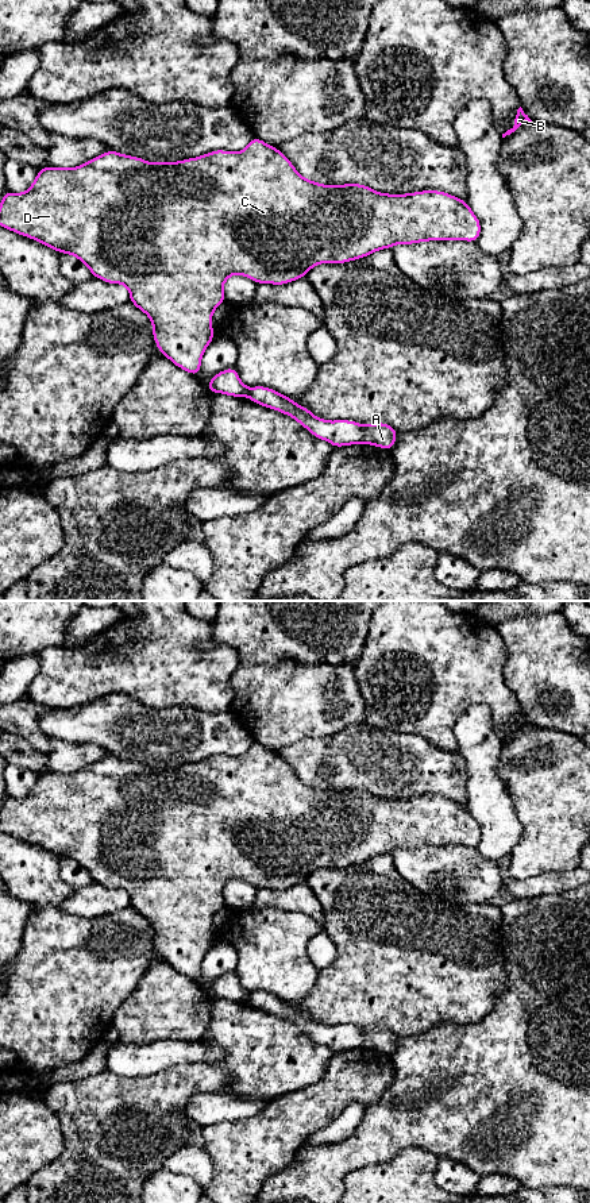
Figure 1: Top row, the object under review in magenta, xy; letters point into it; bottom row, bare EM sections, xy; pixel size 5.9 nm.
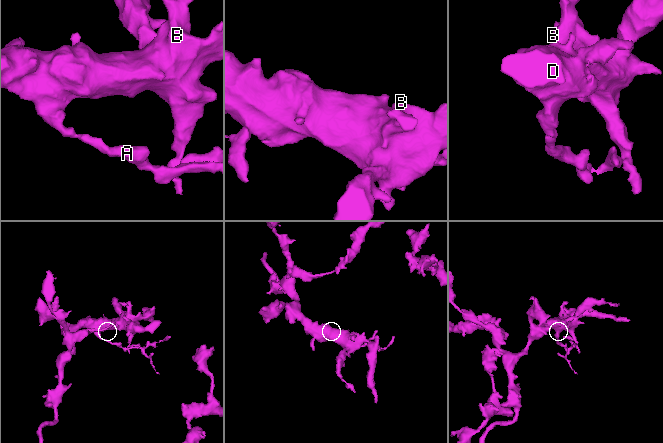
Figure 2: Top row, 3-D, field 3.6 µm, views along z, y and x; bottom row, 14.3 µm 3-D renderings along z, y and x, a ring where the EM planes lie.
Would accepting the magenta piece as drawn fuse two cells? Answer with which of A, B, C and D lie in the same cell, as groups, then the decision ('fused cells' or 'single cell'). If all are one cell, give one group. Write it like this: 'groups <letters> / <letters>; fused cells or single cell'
groups A / B C D; fused cells

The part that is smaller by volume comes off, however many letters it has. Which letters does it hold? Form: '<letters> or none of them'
A

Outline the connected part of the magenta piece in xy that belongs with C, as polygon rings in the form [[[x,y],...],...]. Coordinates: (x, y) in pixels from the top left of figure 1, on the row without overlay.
[[[257,741],[246,753],[238,757],[215,755],[201,761],[178,767],[149,767],[146,764],[108,755],[77,772],[49,772],[38,775],[36,783],[23,798],[5,795],[0,807],[0,832],[15,838],[34,844],[41,849],[54,853],[59,859],[70,859],[78,863],[92,878],[107,888],[122,888],[130,897],[130,906],[144,917],[153,929],[154,946],[162,960],[177,972],[198,980],[201,963],[213,945],[212,919],[225,906],[223,890],[234,879],[252,884],[257,888],[285,890],[304,883],[306,878],[320,868],[346,868],[365,863],[375,856],[392,853],[396,849],[413,849],[420,847],[466,845],[477,847],[481,840],[481,826],[474,820],[467,806],[440,795],[421,795],[405,799],[379,798],[366,790],[323,790],[304,783],[293,768],[277,753]]]

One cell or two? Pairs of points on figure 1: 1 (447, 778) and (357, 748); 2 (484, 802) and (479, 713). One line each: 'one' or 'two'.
1: one
2: one

